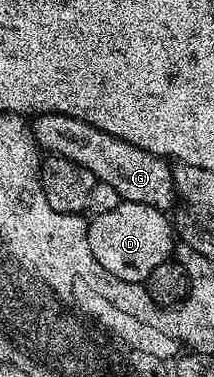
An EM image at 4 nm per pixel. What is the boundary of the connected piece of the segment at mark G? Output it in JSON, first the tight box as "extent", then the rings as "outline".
{"extent":[33,115,176,213],"outline":[[[68,115],[34,116],[33,139],[47,155],[60,155],[69,161],[77,161],[77,165],[85,165],[98,182],[113,185],[124,203],[149,205],[164,213],[176,206],[172,164],[159,155],[137,149],[137,145],[129,145],[129,141],[121,141],[107,131]]]}

